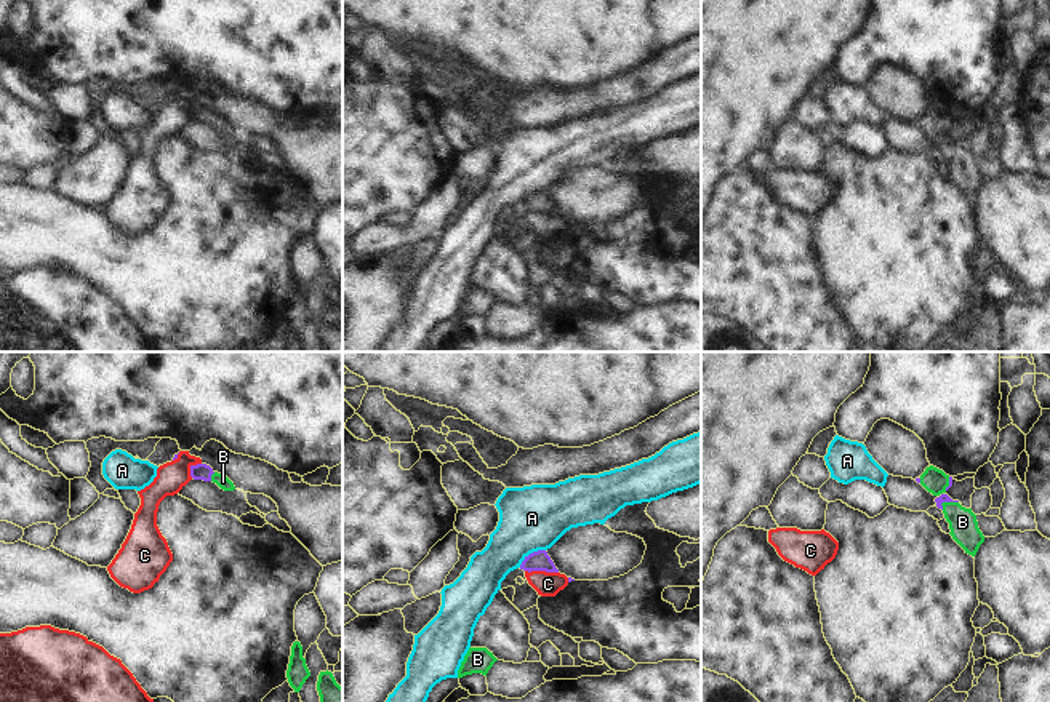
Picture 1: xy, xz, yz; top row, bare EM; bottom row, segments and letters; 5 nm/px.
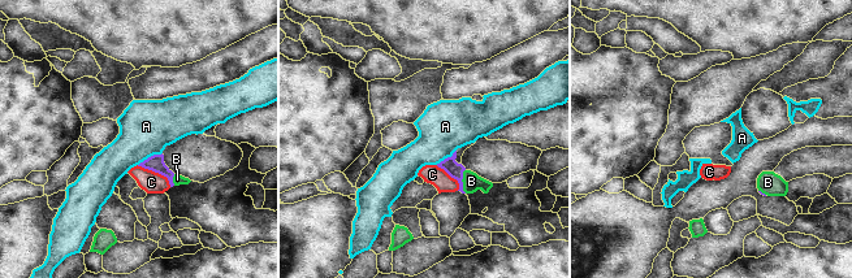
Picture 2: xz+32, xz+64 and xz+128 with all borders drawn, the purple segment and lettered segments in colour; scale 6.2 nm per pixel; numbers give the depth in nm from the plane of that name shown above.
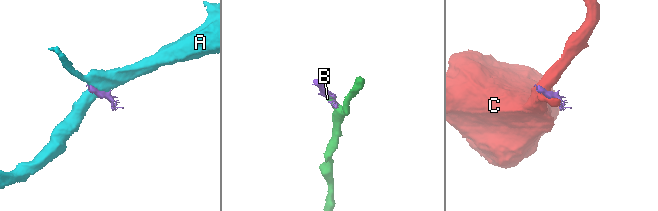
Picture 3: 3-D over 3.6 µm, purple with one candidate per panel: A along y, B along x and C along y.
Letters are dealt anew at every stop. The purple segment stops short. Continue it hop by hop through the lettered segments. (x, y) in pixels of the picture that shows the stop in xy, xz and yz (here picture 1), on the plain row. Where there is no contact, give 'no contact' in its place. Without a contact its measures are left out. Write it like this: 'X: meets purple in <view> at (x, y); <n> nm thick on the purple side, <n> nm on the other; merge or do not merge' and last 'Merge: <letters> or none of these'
A: meets purple in xz at (530, 195); 100 nm thick on the purple side, 320 nm on the other; do not merge
B: meets purple in yz at (948, 143); 50 nm thick on the purple side, 140 nm on the other; merge
C: meets purple in xz at (541, 211); 100 nm thick on the purple side, 130 nm on the other; do not merge
Merge: B

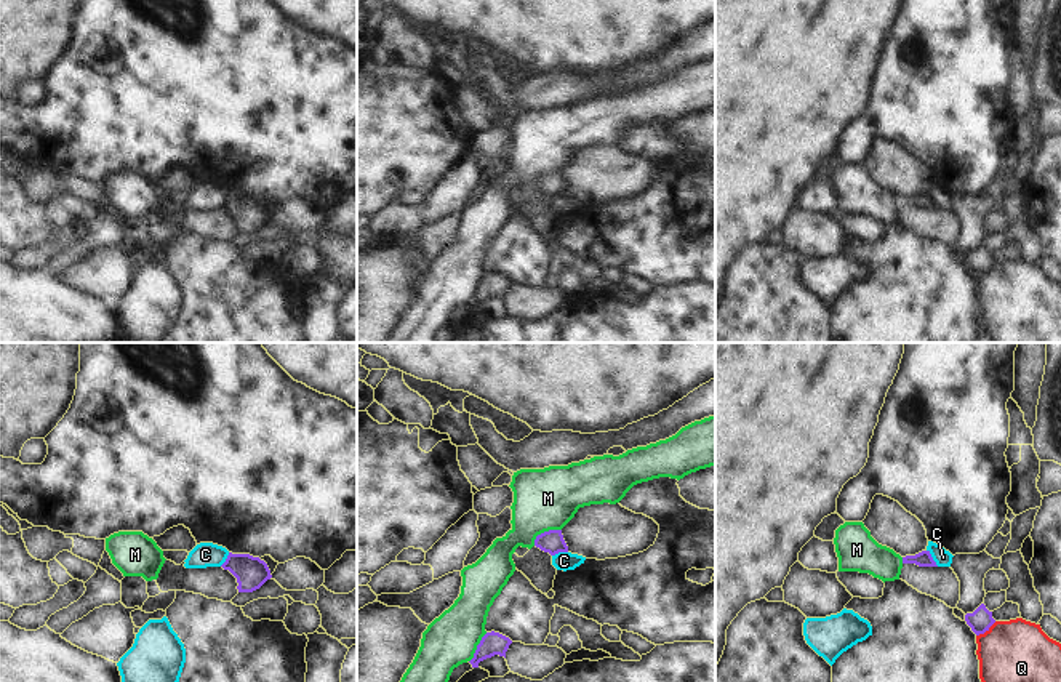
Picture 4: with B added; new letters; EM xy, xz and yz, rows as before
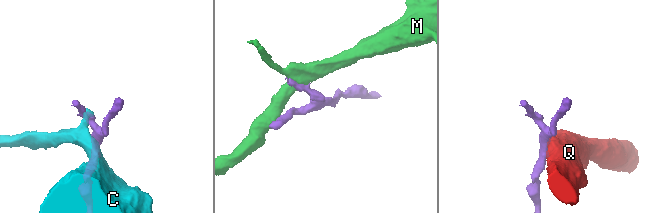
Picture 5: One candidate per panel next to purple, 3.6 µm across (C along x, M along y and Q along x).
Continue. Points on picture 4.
C: meets purple in yz at (932, 199); 80 nm thick on the purple side, 90 nm on the other; do not merge
M: meets purple in xz at (544, 173); 120 nm thick on the purple side, 300 nm on the other; do not merge
Q: meets purple in yz at (986, 271); 120 nm thick on the purple side, 420 nm on the other; do not merge
Merge: none of these

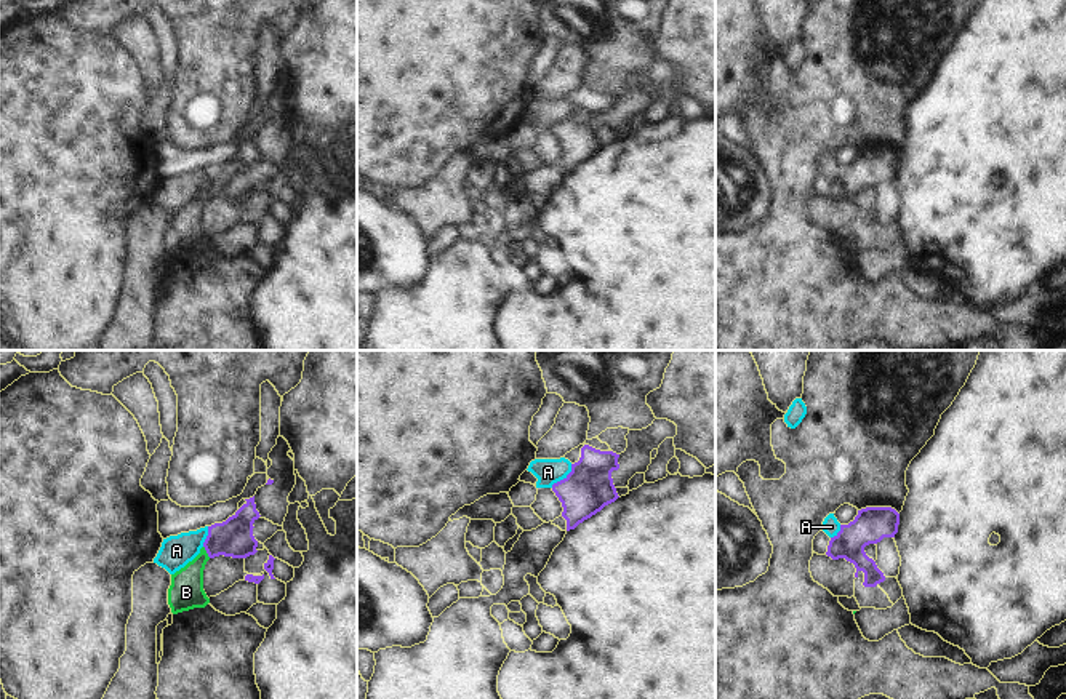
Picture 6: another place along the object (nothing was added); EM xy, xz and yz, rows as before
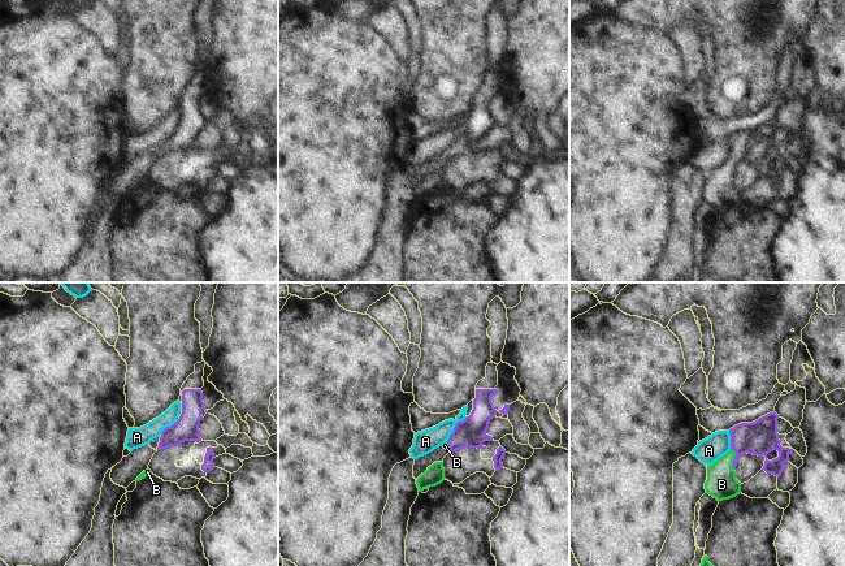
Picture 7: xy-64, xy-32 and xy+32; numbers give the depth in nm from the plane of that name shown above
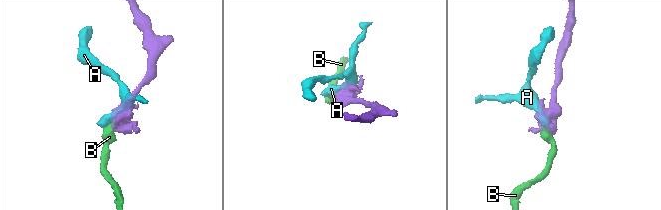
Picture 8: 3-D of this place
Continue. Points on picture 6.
A: meets purple in xz at (564, 120); 240 nm thick on the purple side, 130 nm on the other; do not merge
B: meets purple in xy at (207, 194); 190 nm thick on the purple side, 180 nm on the other; merge
Merge: B

